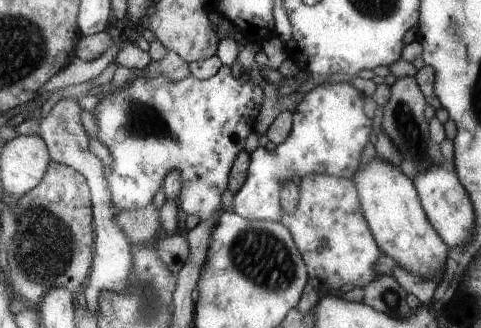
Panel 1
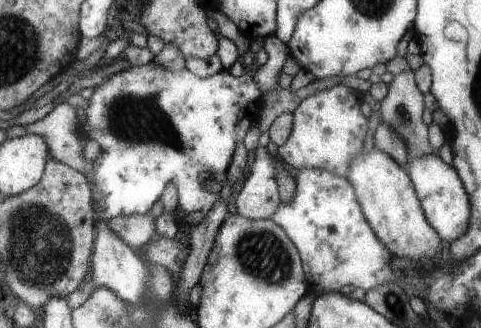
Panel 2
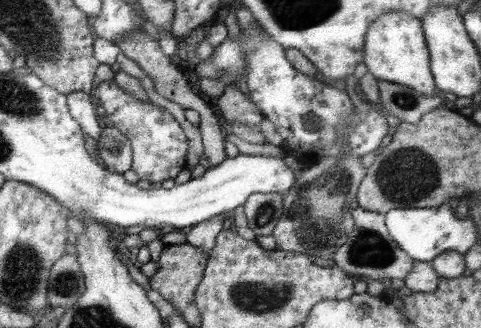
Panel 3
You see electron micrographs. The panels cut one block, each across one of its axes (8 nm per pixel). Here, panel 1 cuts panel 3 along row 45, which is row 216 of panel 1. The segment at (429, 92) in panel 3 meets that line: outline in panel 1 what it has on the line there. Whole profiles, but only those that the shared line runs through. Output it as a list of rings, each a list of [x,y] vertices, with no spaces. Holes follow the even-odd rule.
[[[377,154],[367,164],[359,166],[351,180],[359,188],[359,202],[363,204],[363,214],[381,250],[393,260],[397,260],[399,266],[411,270],[413,274],[419,274],[421,278],[439,276],[449,246],[431,226],[413,180],[403,174],[401,168],[391,166],[387,158],[379,158]]]

